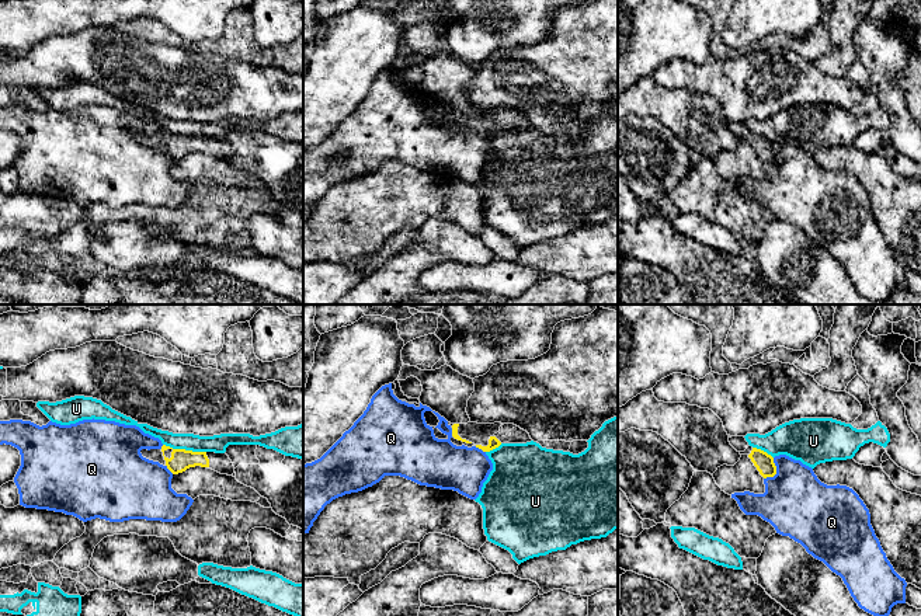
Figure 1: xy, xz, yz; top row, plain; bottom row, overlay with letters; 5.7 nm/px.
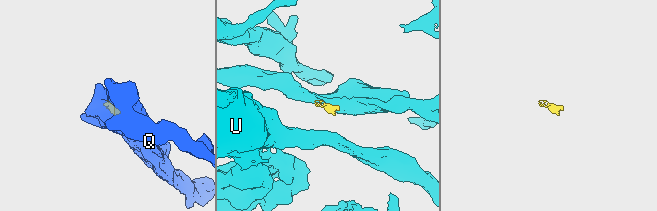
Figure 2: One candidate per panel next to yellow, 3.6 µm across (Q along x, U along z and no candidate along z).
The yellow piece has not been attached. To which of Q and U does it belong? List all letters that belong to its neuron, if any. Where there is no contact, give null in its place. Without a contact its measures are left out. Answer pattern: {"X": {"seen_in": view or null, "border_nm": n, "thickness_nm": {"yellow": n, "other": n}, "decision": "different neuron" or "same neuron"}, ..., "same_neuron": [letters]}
{"Q": {"seen_in": "yz", "border_nm": 140, "thickness_nm": {"yellow": 110, "other": 380}, "decision": "different neuron"}, "U": {"seen_in": "xy", "border_nm": 260, "thickness_nm": {"yellow": 120, "other": 110}, "decision": "different neuron"}, "same_neuron": []}

